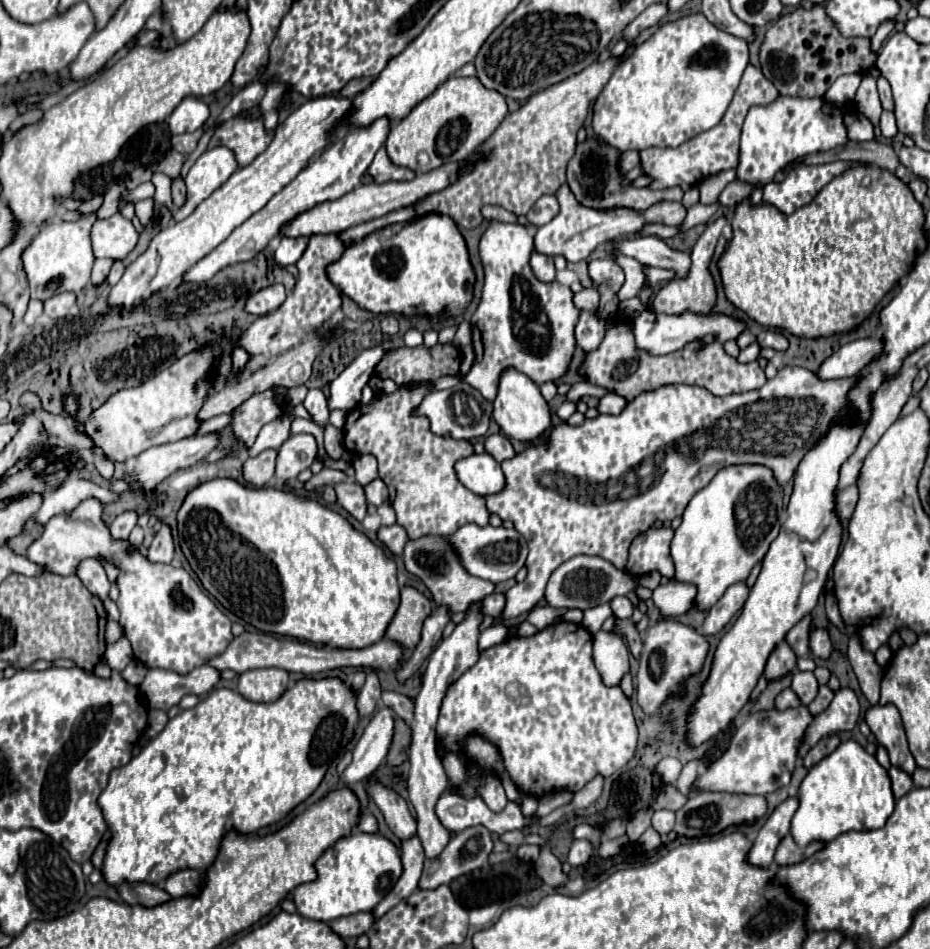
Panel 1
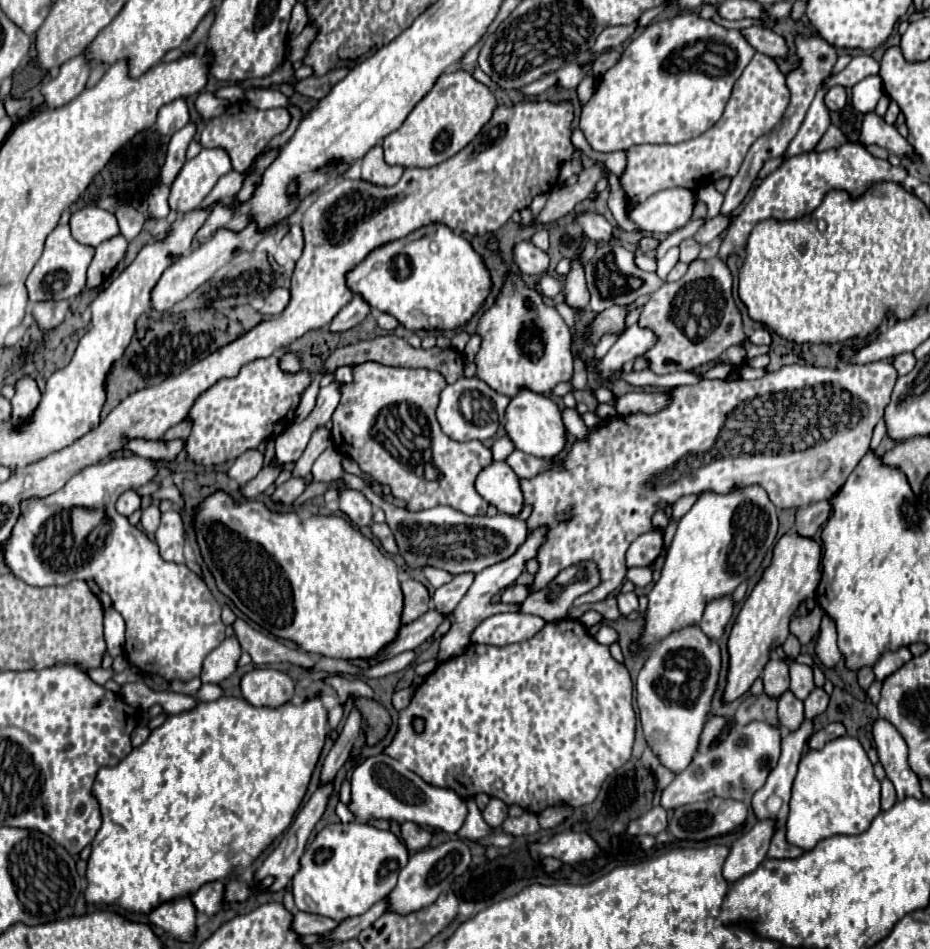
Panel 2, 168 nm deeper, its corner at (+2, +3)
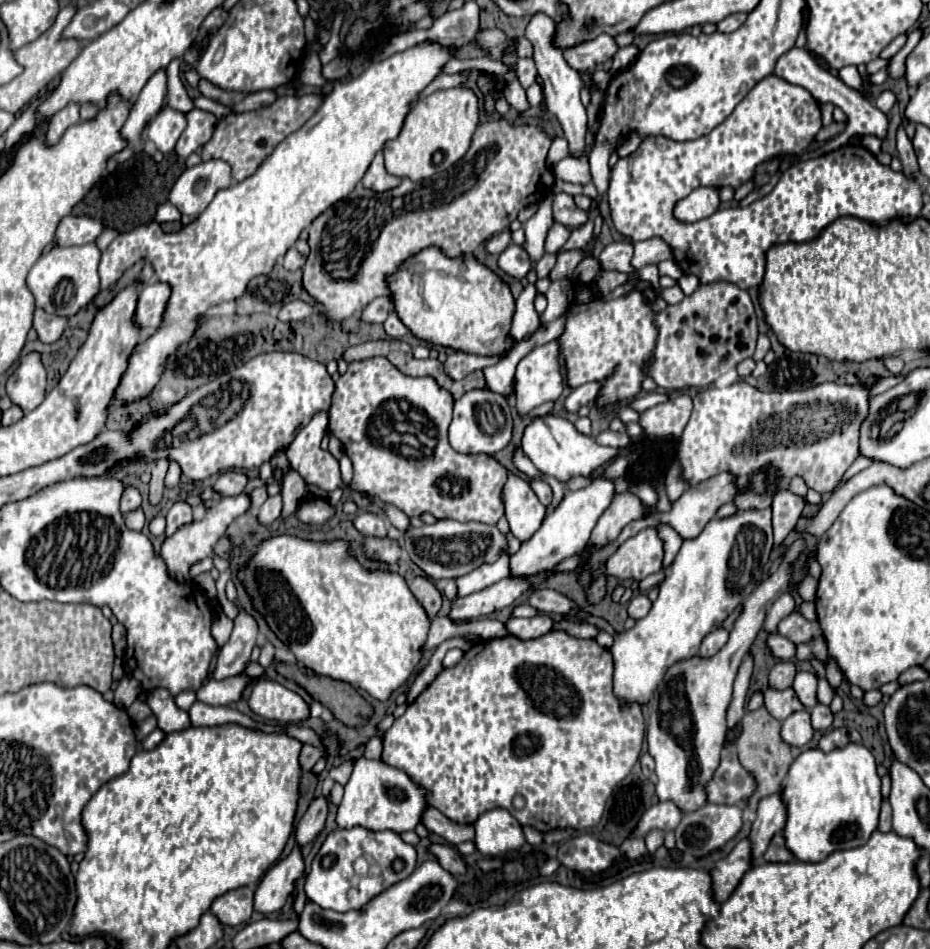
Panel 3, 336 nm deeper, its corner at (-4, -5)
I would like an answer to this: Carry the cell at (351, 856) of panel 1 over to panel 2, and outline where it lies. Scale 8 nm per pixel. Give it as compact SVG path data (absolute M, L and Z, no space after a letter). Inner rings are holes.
M333 823L323 827L313 843L305 849L301 857L301 871L293 877L293 895L299 911L317 913L335 921L343 921L353 915L363 915L371 905L385 899L397 883L399 871L405 867L409 851L391 831L381 831L367 823Z

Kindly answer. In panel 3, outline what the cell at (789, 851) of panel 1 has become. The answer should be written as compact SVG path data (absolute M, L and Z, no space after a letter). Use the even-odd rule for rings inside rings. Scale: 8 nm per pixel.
M783 833L775 835L775 839L771 841L771 847L765 851L765 861L771 861L771 863L787 863L787 861L795 861L795 855L787 849L785 845L785 837Z

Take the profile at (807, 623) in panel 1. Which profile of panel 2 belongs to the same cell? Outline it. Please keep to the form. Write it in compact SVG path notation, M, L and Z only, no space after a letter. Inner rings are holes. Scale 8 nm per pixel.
M789 635L787 637L787 641L783 643L783 651L785 651L785 655L789 657L789 659L795 659L797 655L799 655L799 641L797 641L797 637L795 635Z

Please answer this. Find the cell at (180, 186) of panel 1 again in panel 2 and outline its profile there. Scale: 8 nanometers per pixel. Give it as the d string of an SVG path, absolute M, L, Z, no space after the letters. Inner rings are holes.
M189 121L181 131L177 131L169 145L167 145L167 161L163 165L163 171L161 171L161 181L165 185L171 185L171 181L177 177L177 173L181 171L183 163L185 163L185 151L191 143L191 139L195 137L197 133L197 123L195 121Z

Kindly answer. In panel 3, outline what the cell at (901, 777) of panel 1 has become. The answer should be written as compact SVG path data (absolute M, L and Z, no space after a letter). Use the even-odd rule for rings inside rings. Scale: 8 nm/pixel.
M885 799L883 807L881 807L881 819L879 819L879 831L891 831L891 805Z

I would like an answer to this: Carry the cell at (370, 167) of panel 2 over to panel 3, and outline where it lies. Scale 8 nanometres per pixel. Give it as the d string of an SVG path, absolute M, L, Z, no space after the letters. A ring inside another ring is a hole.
M379 151L373 159L373 163L369 165L365 177L363 177L363 187L367 189L373 189L373 191L389 191L389 189L395 189L401 179L399 177L393 177L385 171L385 165L383 165L383 153Z

